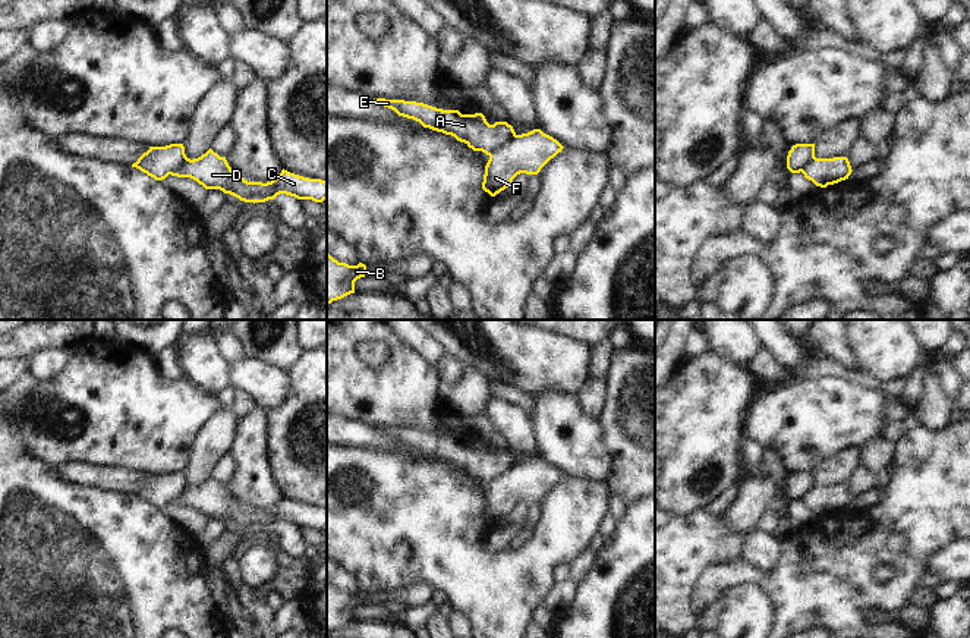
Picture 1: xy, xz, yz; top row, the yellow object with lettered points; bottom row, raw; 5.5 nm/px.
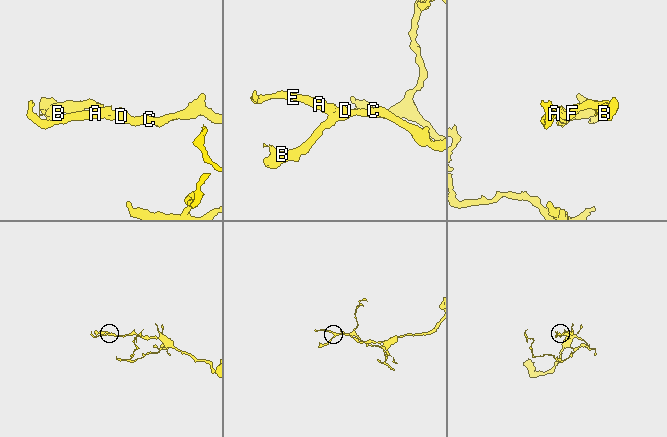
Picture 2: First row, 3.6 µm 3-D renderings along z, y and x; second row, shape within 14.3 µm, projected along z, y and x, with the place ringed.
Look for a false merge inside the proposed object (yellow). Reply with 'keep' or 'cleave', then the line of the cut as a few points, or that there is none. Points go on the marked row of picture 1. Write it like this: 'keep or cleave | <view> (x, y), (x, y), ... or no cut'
cleave | xz (515, 134), (488, 154)

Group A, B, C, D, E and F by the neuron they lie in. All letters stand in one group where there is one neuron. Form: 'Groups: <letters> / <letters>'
Groups: A E / B C D F.

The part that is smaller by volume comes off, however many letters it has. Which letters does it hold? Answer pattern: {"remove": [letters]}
{"remove": ["A", "E"]}

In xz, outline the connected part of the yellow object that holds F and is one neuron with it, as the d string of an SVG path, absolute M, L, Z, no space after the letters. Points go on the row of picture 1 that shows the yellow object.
M541 129L514 135L489 154L482 189L491 197L510 186L520 175L538 175L564 147Z

